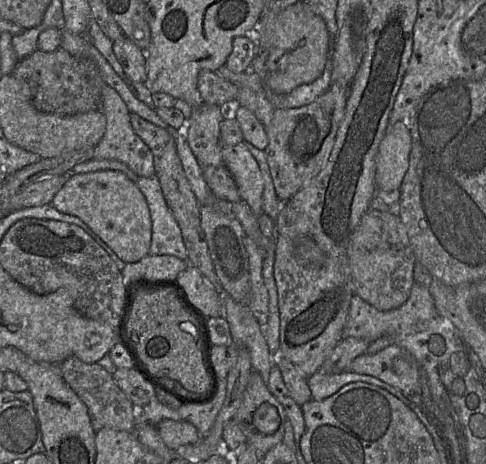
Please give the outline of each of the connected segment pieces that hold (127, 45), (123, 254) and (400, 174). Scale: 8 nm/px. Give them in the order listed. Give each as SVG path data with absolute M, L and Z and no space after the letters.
M126 36L113 41L113 50L126 76L134 82L145 83L147 78L145 50Z
M100 170L69 175L51 205L81 219L125 263L137 262L149 254L152 237L149 207L141 190L126 174Z
M396 122L388 128L377 155L377 189L400 189L408 171L411 147L410 131L403 123Z

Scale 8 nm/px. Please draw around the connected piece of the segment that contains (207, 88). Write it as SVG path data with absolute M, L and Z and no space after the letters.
M208 69L198 74L198 91L203 103L219 106L233 106L236 104L238 88L229 81Z

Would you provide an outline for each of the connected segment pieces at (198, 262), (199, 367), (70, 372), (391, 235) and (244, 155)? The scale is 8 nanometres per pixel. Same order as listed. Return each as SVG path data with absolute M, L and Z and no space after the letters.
M130 113L130 122L135 133L146 143L153 153L155 175L159 179L168 207L181 229L189 263L196 267L218 292L224 294L208 251L204 231L201 227L200 204L185 176L174 137L167 129L156 126L136 113Z
M150 286L136 288L126 332L152 374L175 379L192 393L206 391L209 377L202 358L202 328L199 321L183 308L173 290Z
M70 356L58 364L65 383L86 405L91 426L95 432L103 428L119 431L133 431L133 404L120 389L112 374L98 363L85 363L75 356Z
M368 210L353 234L348 259L355 295L381 311L398 308L407 301L417 261L400 218L391 213Z
M241 143L223 146L222 163L232 174L241 199L249 205L256 216L262 215L264 179L252 154Z

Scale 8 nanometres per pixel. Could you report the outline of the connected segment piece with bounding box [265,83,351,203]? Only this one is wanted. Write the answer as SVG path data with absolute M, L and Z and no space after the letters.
M331 83L325 93L308 105L291 109L275 109L271 123L266 126L268 146L265 153L276 195L282 203L293 197L326 164L344 117L350 87L351 84L348 83Z

